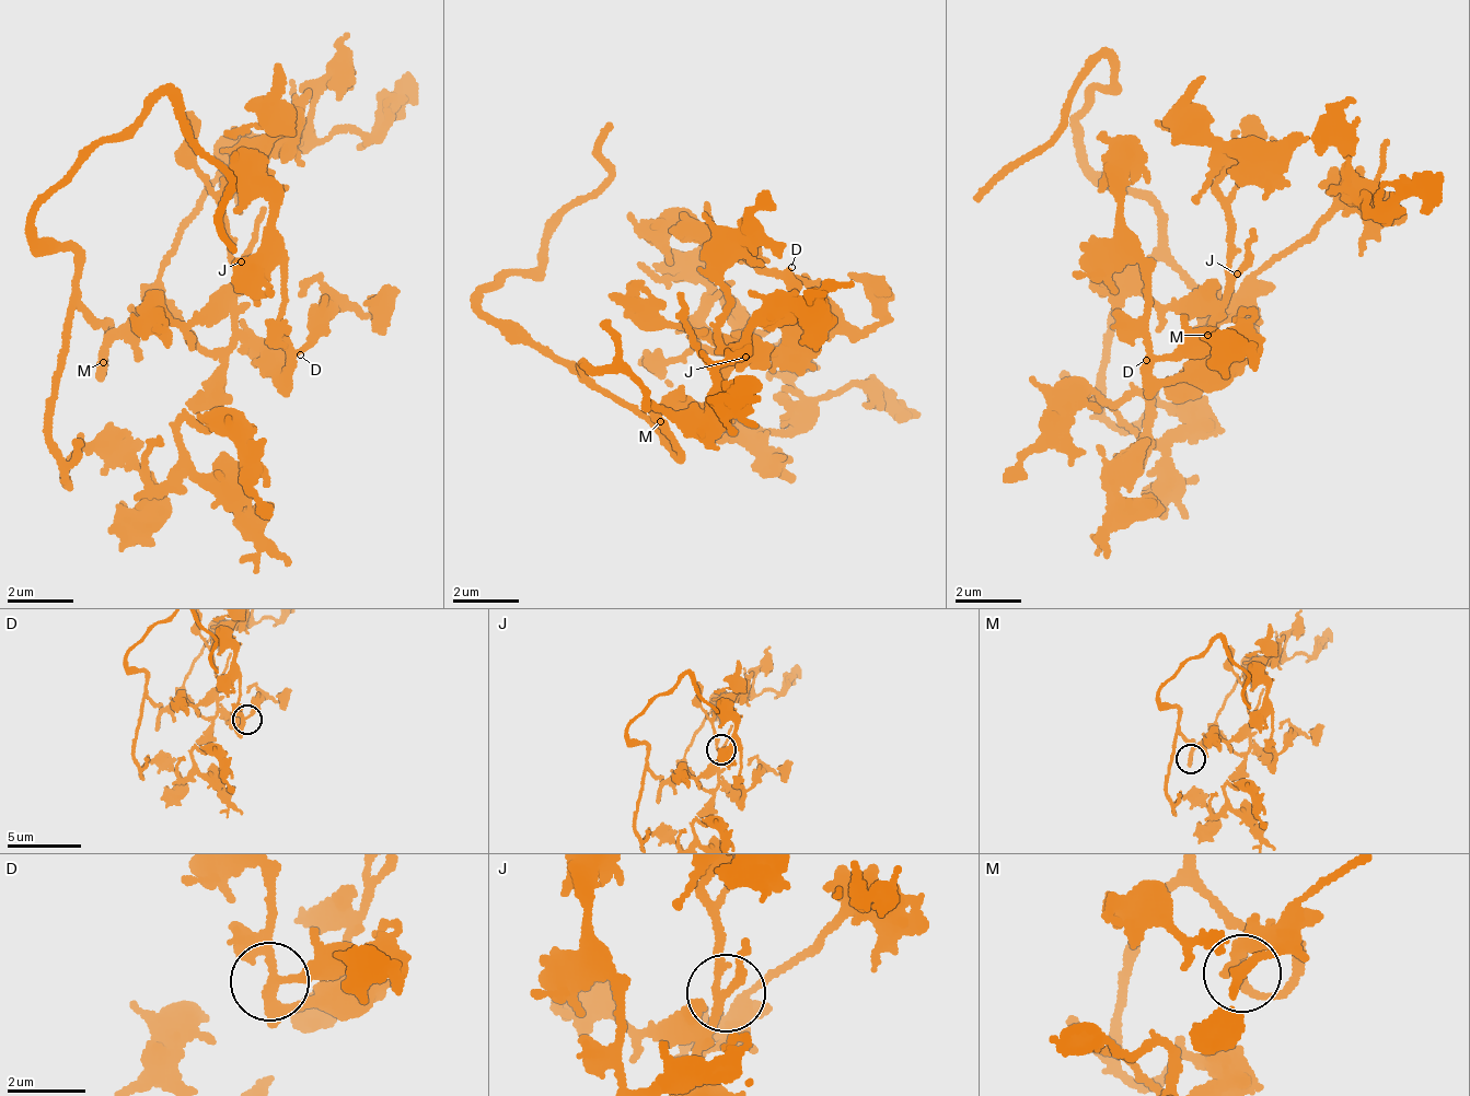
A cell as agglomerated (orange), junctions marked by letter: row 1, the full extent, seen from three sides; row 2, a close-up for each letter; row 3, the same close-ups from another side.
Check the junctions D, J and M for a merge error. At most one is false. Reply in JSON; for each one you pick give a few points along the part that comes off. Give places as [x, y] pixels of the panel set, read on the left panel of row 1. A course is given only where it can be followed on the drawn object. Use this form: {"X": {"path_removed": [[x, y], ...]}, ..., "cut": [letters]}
{"cut": []}

